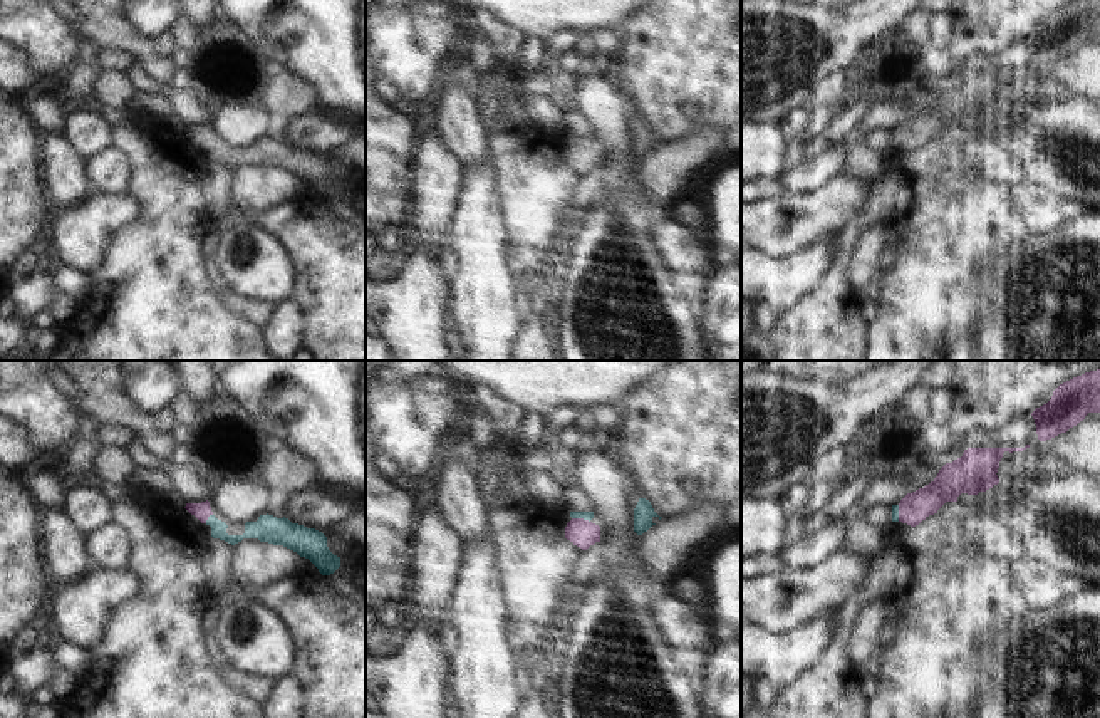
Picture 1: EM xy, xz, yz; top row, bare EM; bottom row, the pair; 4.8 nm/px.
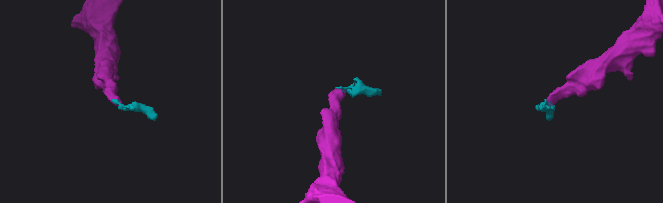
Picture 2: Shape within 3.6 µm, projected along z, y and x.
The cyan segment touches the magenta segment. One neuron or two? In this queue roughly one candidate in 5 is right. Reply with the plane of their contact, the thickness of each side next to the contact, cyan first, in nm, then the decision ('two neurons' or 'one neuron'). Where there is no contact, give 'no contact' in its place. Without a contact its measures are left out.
contact in xz; calibres 50 and 130 nm; one neuron

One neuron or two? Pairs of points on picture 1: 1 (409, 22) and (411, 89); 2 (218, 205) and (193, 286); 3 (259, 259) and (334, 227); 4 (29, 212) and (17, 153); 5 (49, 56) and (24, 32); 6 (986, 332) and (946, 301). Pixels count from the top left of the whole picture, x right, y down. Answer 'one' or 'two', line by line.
1: one
2: two
3: two
4: one
5: one
6: two

